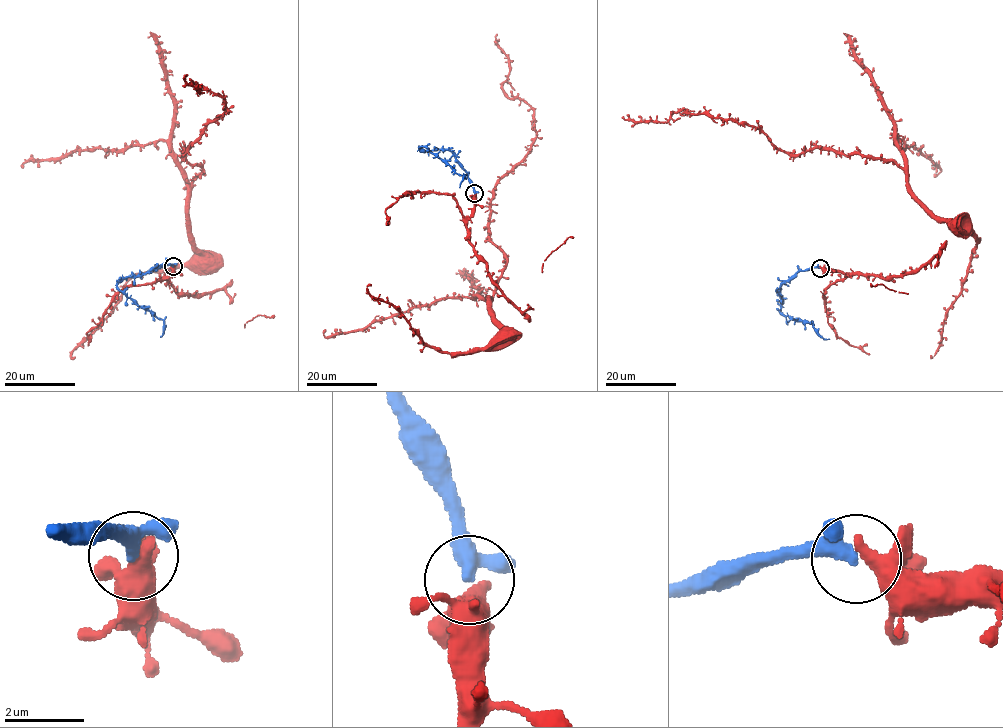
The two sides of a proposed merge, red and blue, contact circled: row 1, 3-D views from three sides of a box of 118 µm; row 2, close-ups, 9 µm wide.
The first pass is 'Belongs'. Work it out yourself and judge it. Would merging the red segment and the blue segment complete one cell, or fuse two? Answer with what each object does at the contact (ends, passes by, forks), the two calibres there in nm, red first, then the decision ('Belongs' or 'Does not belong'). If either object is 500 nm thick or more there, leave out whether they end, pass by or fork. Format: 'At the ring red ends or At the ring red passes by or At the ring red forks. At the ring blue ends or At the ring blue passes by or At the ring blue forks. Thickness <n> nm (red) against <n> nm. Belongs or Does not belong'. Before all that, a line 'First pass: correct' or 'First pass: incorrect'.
First pass: correct
At the ring red forks. At the ring blue passes by. Thickness 300 nm (red) against 300 nm. Belongs

